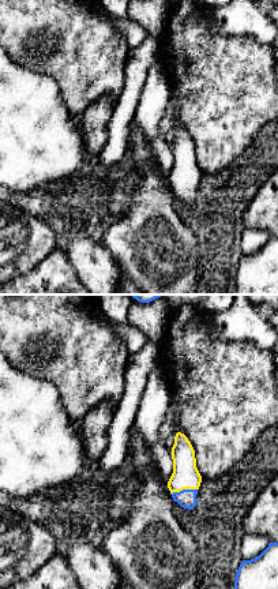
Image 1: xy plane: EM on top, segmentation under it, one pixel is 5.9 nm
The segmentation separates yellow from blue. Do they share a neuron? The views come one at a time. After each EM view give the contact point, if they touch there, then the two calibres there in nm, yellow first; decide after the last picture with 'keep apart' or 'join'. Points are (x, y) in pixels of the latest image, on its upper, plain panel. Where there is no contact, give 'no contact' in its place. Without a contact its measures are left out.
contact (183, 183); calibres 160 and 110 nm

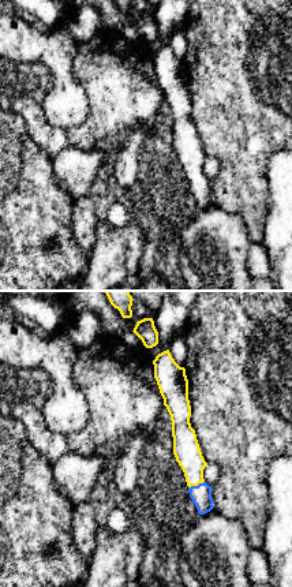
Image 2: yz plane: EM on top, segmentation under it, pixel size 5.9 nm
contact (195, 179); calibres 160 and 120 nm

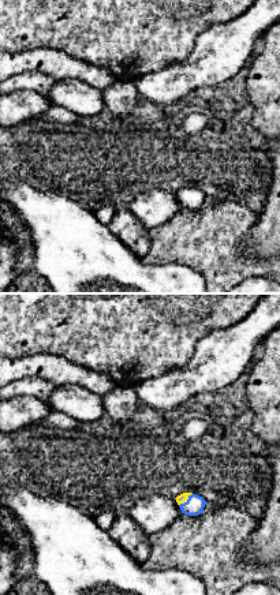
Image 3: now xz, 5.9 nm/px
contact (186, 194); calibres 60 and 110 nm

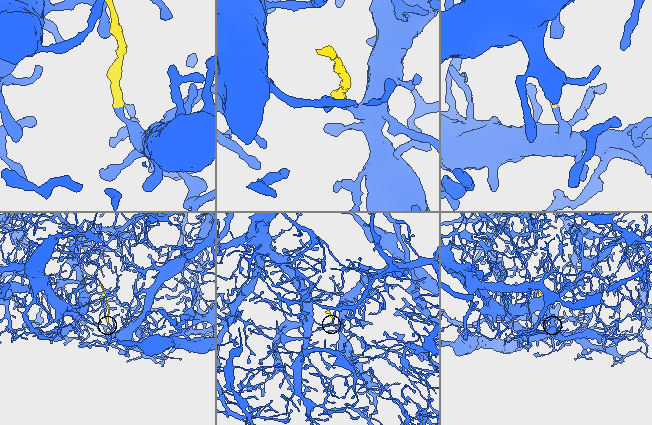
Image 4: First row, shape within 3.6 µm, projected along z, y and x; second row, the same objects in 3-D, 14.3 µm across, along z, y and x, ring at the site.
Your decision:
join

